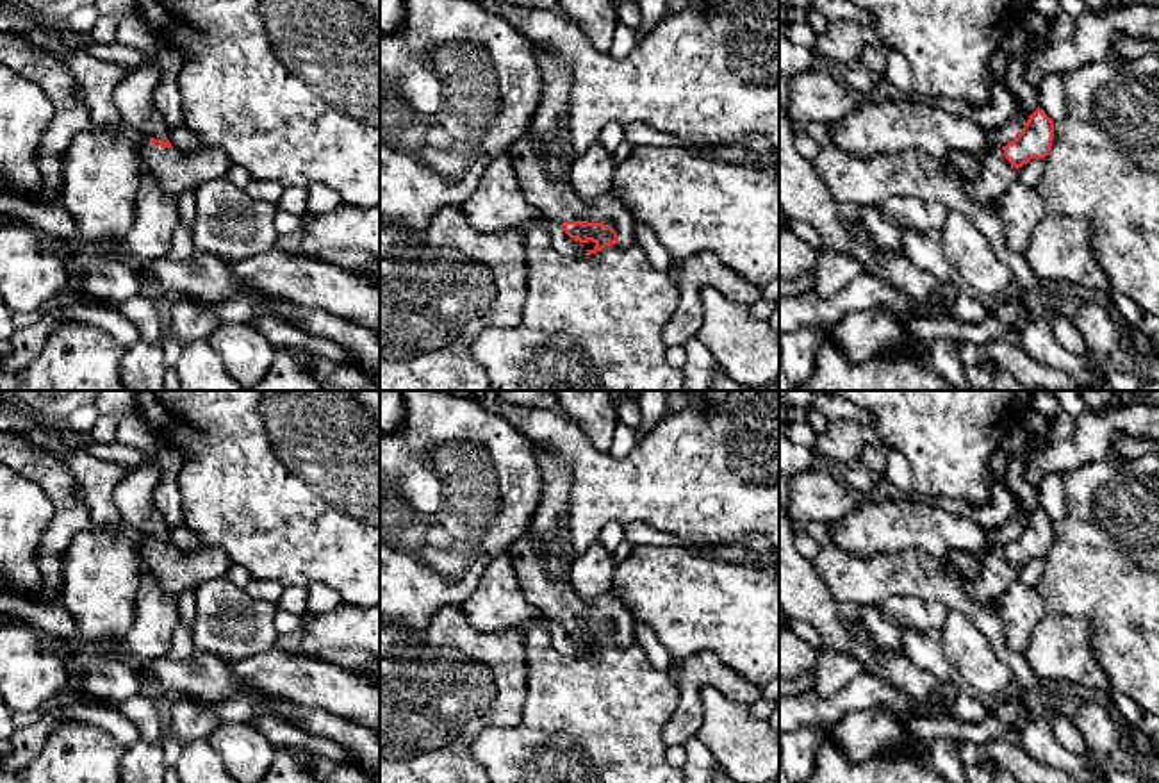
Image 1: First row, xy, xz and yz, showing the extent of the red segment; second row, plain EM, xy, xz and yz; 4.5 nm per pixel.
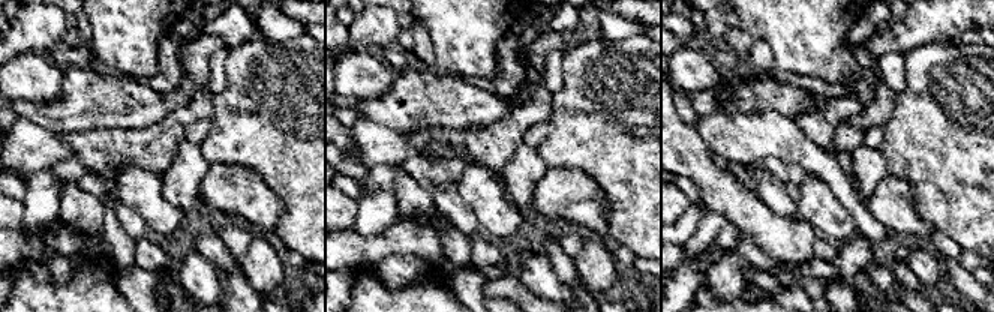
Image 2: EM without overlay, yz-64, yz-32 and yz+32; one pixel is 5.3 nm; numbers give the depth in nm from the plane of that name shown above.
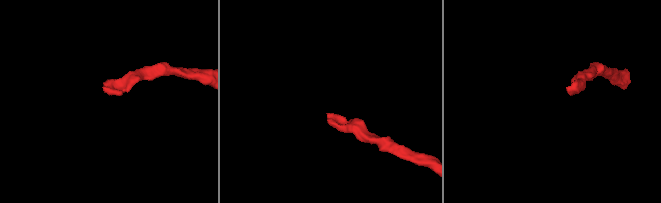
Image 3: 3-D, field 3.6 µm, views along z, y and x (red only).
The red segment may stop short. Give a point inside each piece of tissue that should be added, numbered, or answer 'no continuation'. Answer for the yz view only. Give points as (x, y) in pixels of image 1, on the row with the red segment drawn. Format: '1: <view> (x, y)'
1: yz (997, 173)

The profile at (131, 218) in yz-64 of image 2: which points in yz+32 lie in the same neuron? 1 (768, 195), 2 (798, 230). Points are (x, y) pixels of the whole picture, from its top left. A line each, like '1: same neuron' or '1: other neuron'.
1: same neuron
2: other neuron

